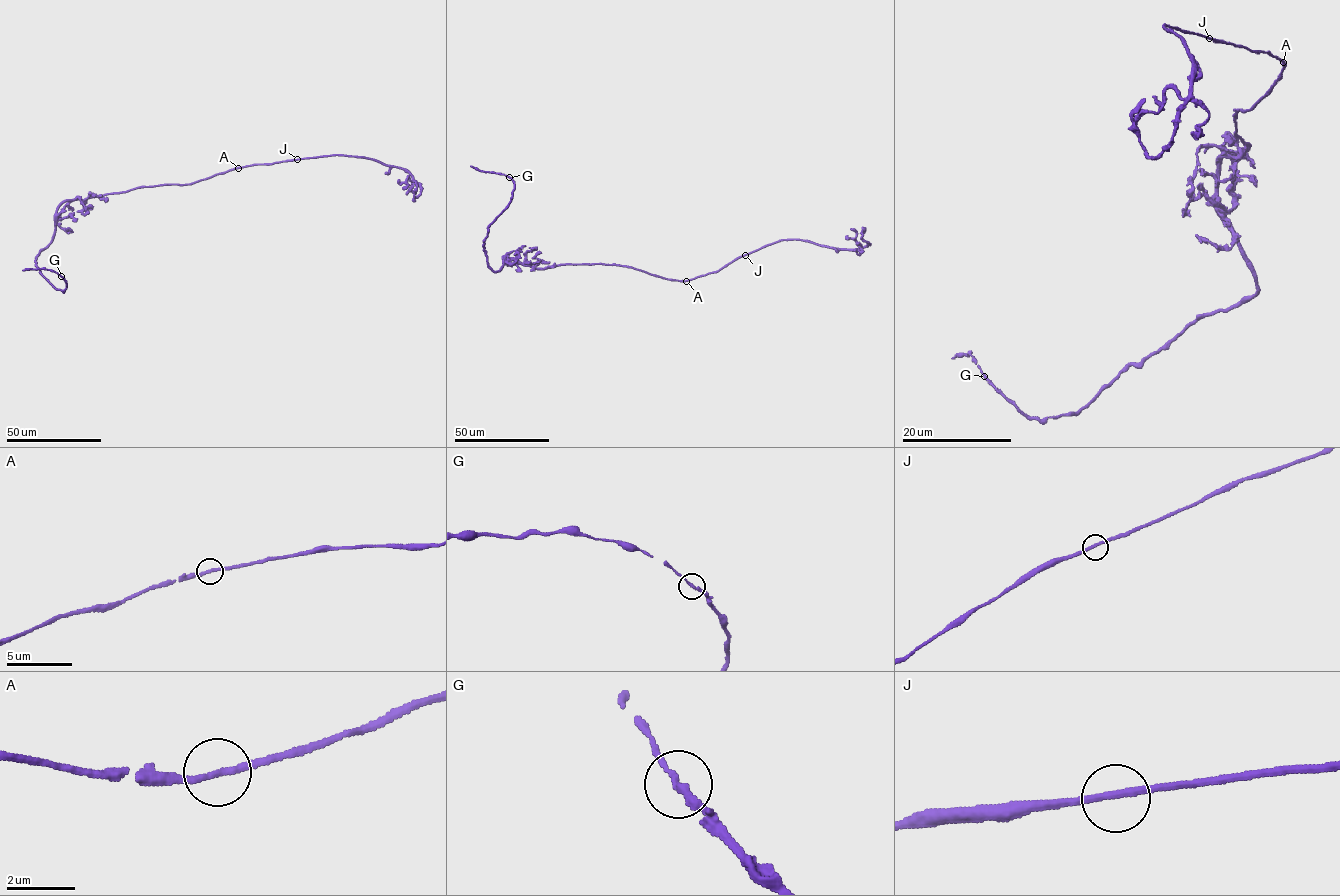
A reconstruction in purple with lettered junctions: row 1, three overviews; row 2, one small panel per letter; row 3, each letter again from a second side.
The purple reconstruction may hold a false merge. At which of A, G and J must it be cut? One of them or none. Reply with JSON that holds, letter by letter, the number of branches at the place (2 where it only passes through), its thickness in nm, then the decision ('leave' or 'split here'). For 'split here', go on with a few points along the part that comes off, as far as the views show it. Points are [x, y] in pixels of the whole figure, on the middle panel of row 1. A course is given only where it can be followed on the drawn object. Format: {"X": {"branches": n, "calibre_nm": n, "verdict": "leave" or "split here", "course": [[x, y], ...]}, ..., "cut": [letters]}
{"A": {"branches": 2, "calibre_nm": 190, "verdict": "leave"}, "G": {"branches": 2, "calibre_nm": 180, "verdict": "leave"}, "J": {"branches": 2, "calibre_nm": 220, "verdict": "leave"}, "cut": []}

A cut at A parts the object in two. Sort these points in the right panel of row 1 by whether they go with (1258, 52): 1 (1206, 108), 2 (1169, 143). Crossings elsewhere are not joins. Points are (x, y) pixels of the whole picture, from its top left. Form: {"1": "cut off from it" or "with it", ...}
{"1": "with it", "2": "with it"}

